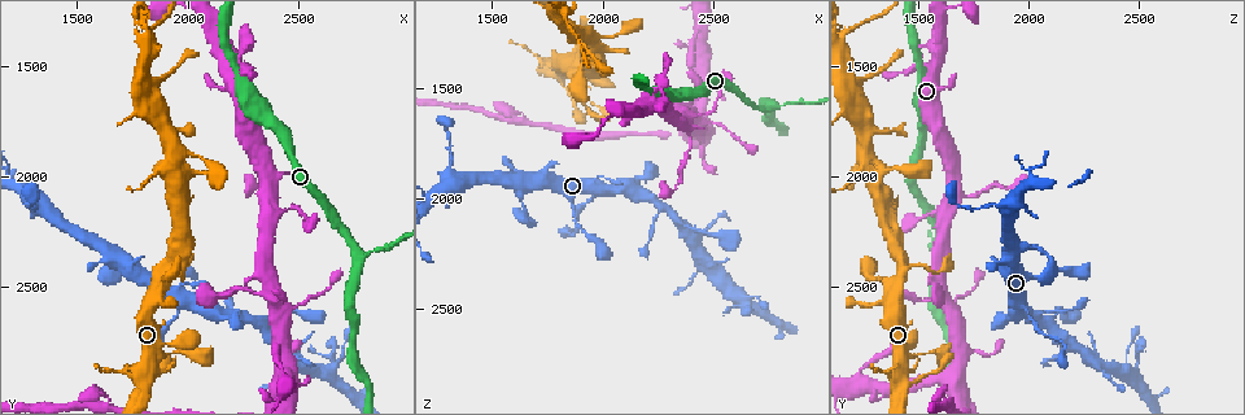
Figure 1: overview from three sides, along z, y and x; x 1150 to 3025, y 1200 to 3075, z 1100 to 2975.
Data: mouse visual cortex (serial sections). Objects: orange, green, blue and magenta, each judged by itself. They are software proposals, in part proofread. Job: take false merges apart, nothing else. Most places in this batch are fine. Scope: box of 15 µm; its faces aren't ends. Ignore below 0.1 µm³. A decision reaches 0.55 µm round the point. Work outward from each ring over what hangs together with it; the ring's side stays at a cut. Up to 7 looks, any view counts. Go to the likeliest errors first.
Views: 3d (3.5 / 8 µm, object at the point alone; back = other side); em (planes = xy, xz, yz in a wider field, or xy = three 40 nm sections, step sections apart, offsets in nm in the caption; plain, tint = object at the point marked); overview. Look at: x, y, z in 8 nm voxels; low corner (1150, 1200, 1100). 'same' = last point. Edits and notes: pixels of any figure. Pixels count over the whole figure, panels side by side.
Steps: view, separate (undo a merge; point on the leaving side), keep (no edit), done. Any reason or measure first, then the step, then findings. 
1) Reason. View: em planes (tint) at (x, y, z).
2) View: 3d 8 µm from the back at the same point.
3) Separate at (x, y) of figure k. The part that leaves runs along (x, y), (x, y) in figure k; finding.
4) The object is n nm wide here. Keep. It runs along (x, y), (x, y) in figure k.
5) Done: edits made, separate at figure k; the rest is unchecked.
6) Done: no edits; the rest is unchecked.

Sharp bend. View: 3d 3.5 µm from the back at (2770, 2330, 1590).

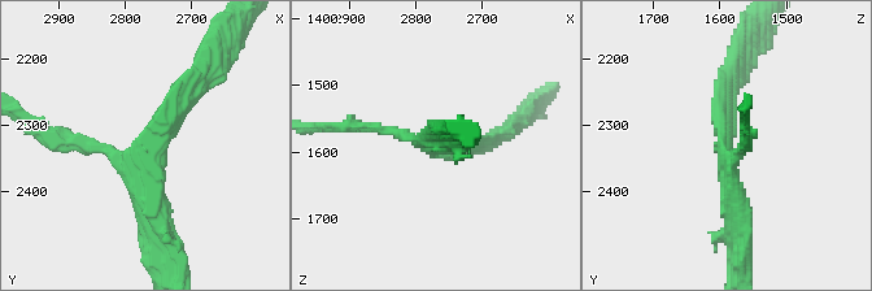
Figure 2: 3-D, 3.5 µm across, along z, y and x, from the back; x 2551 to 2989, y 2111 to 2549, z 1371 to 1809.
3 arms meet here; the arms are 150, 200, 350 nm wide. View: em xy step 5 (tint) at (2765, 2340, 1590).

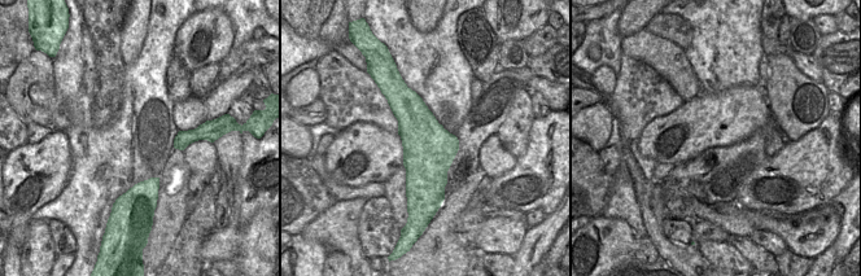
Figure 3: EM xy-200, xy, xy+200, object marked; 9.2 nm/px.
Keep. It runs along (199, 78), (151, 150), (162, 234) in figure 2; continuous, no second cell.

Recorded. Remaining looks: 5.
Thin arm on a thick one. View: 3d 3.5 µm from the back at (1950, 1980, 1300).

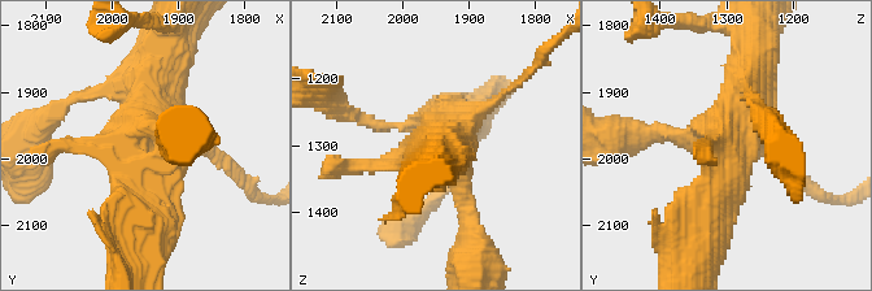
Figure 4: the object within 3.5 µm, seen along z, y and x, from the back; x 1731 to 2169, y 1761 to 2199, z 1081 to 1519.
Shape alone is not enough. View: em xy step 3 (tint) at (1960, 2000, 1295).

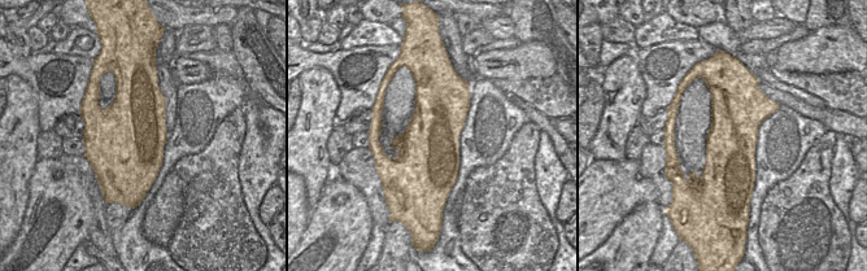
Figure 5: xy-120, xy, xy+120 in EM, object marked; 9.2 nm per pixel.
Keep. It runs along (707, 235), (751, 124), (751, 75) in figure 4; continuous, no second cell.

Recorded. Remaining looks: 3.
Small branch off a trunk. View: 3d 3.5 µm at (1980, 2590, 1960).

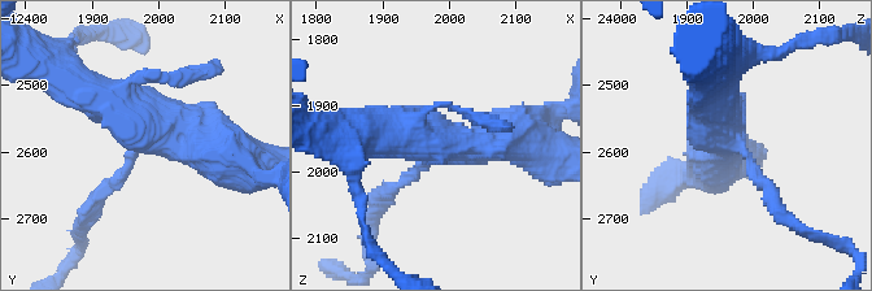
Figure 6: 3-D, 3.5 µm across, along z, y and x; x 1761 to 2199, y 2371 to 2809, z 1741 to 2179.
View: em xy step 3 (tint) at (1980, 2585, 1970).

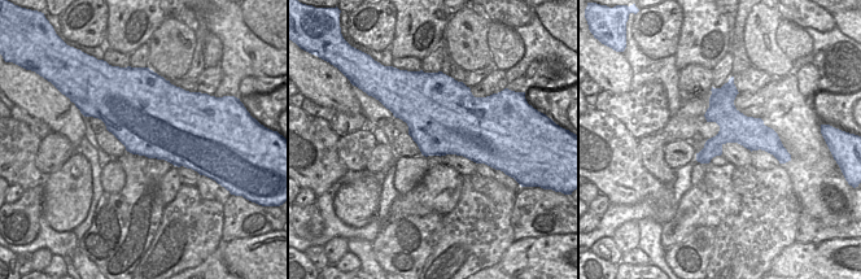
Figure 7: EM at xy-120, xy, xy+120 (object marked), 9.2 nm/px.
Another direction. View: em xy step 1 (tint) at the same point.

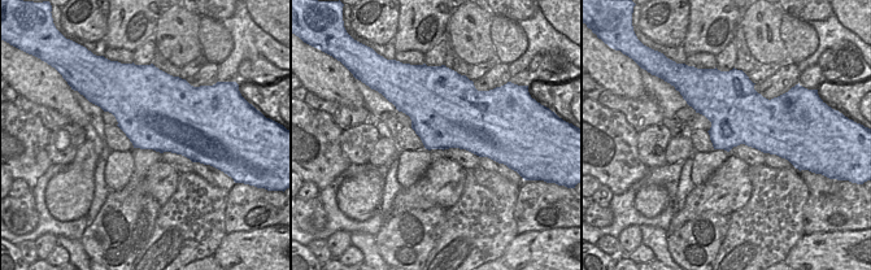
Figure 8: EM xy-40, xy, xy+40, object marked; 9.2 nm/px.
Keep. It runs along (82, 85), (142, 125), (234, 160) in figure 6; continuous, no second cell.

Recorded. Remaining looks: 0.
Done: no edits; the rest is unchecked.

